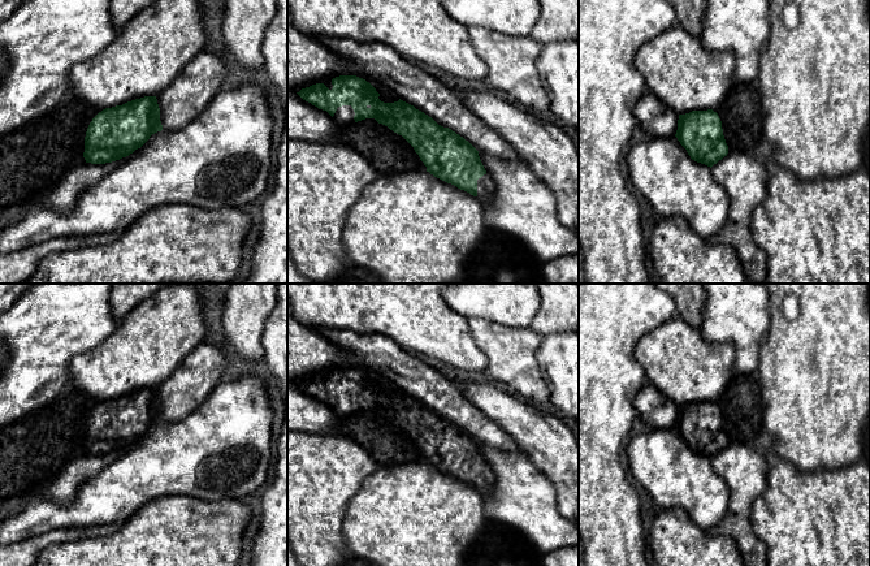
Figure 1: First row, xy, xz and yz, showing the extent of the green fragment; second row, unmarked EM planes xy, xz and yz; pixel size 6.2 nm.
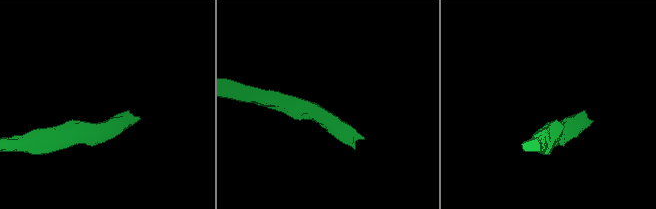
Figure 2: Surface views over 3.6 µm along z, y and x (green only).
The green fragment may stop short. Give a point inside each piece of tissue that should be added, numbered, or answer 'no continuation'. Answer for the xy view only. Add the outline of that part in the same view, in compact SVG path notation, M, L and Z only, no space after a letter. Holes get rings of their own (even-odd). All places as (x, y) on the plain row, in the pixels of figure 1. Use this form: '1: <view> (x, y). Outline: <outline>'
no continuation

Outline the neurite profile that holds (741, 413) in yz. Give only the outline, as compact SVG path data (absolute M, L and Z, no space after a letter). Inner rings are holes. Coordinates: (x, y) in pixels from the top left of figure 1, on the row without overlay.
M733 373L727 389L715 399L722 412L728 445L752 445L761 433L763 406L757 375Z

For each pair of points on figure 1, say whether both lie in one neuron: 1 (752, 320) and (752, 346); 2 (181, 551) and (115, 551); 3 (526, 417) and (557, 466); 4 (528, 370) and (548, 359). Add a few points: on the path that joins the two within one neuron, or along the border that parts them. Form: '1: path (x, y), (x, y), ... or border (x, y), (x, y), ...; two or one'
1: path (752, 327), (752, 340); one
2: path (164, 551), (131, 551); one
3: path (532, 428), (557, 454); one
4: border (542, 337), (536, 350), (536, 362), (549, 393); two

